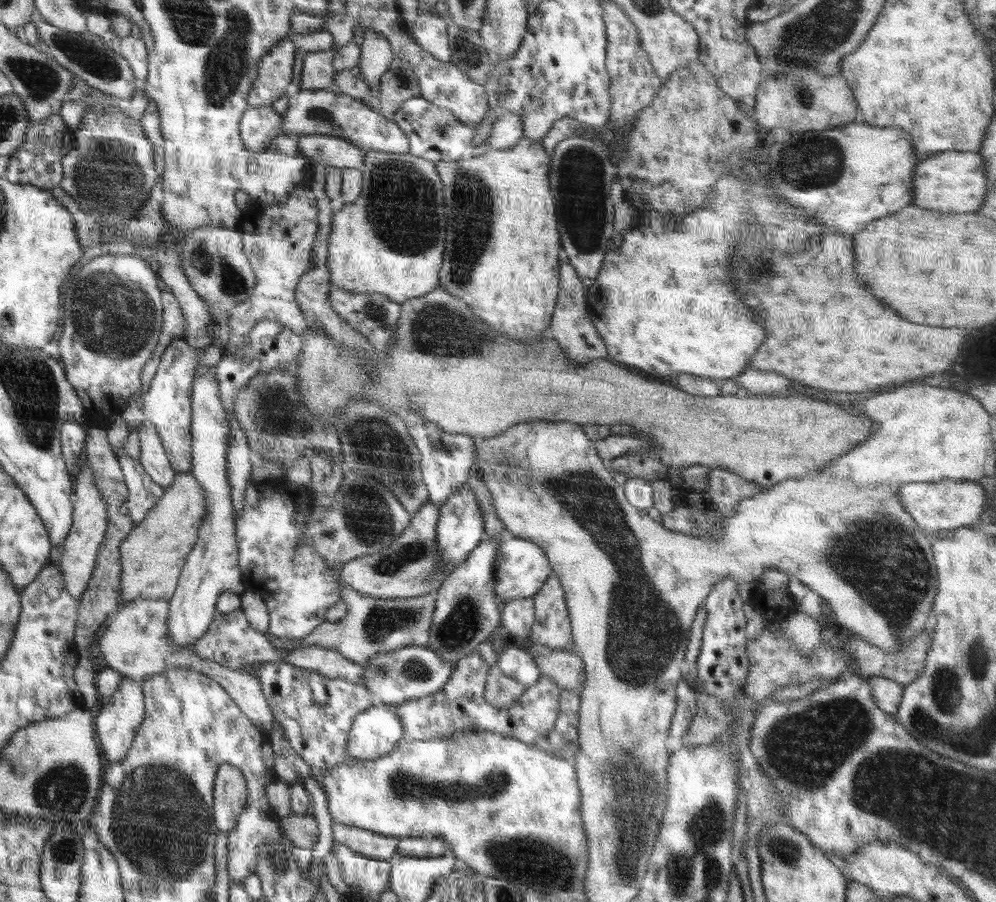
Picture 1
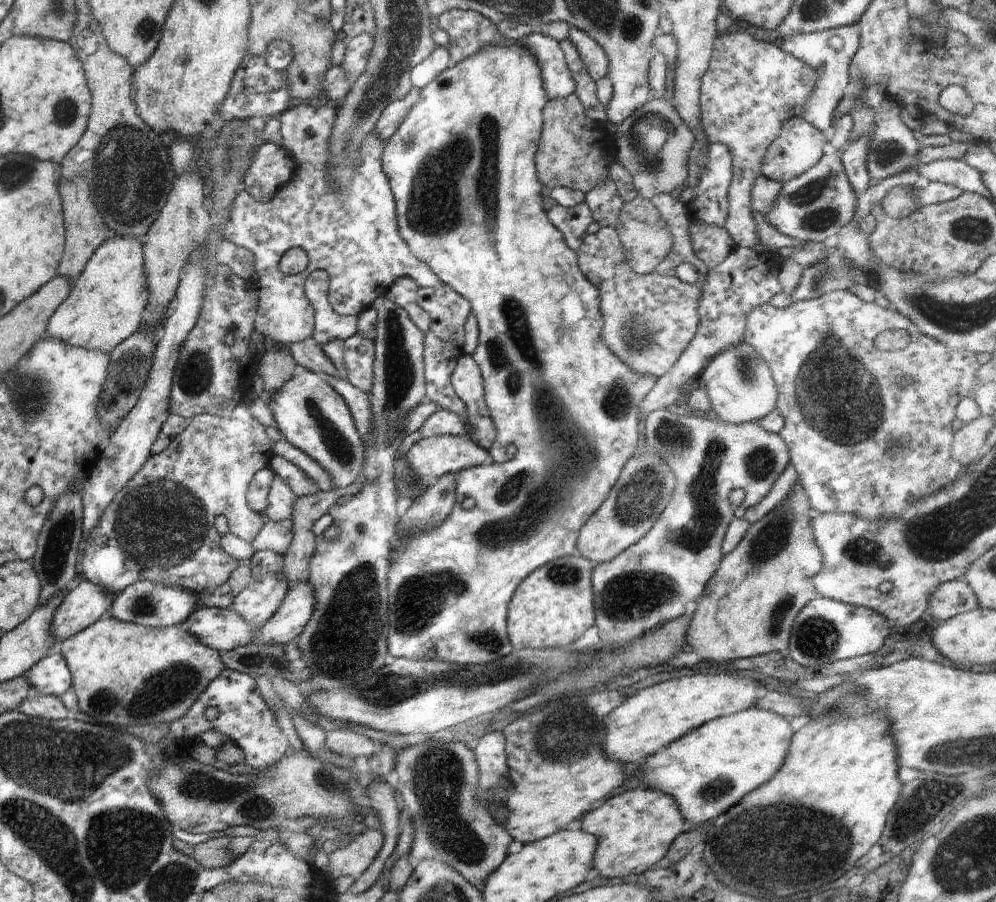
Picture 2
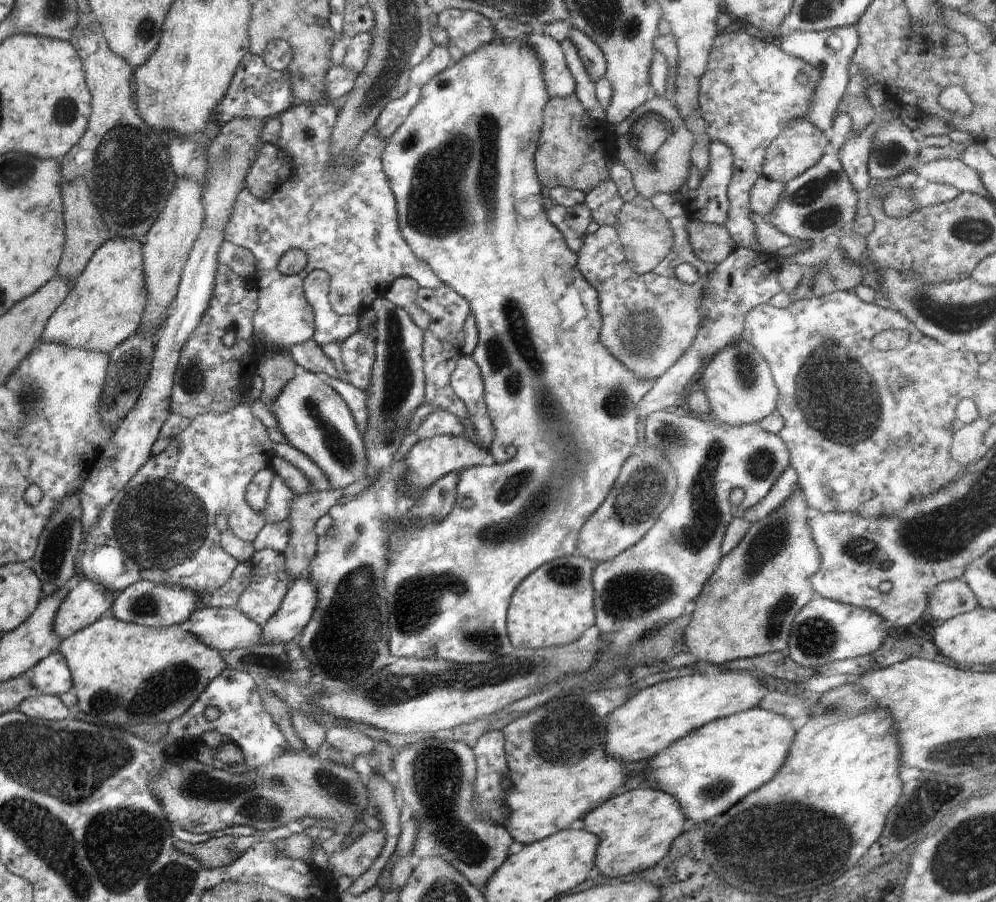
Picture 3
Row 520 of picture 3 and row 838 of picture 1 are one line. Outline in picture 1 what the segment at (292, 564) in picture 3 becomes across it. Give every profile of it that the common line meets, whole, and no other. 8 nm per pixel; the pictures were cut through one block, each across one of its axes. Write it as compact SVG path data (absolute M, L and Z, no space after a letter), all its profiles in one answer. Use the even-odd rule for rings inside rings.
M310 811L304 815L291 813L282 817L280 826L294 846L311 849L316 845L319 828Z

